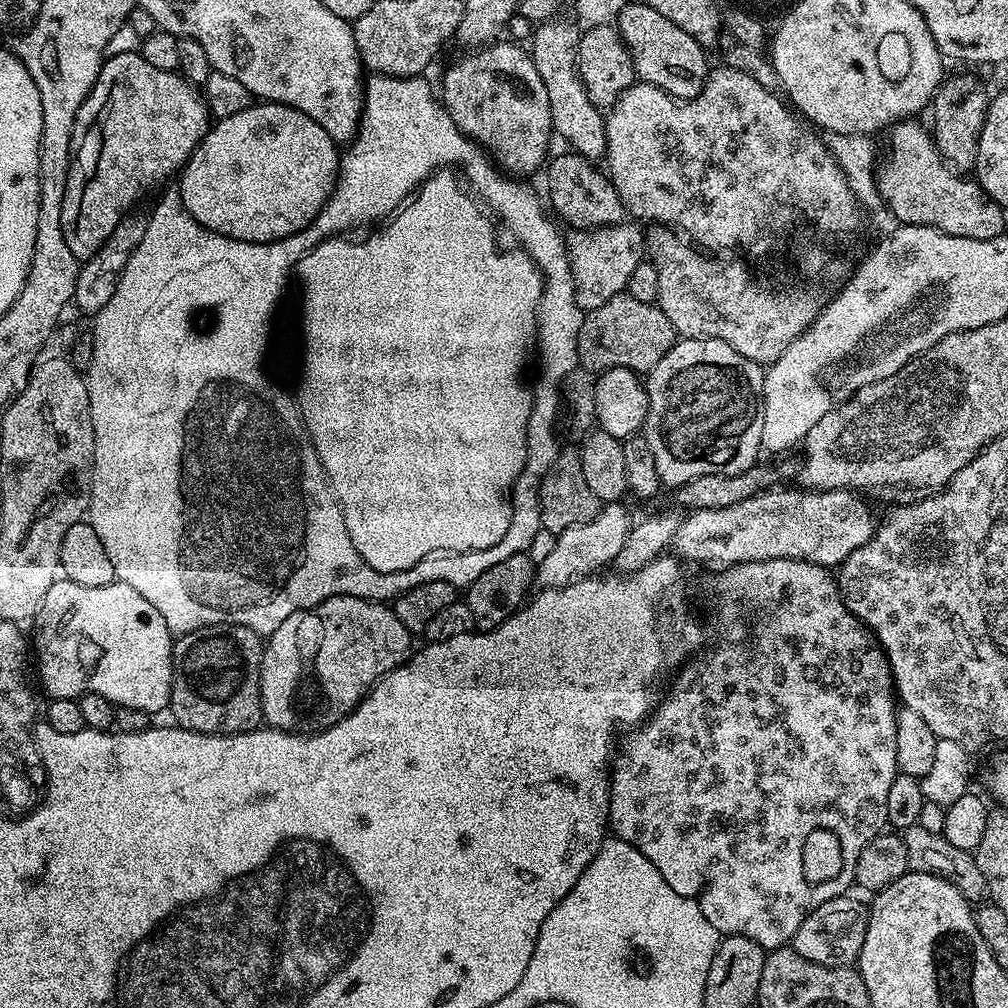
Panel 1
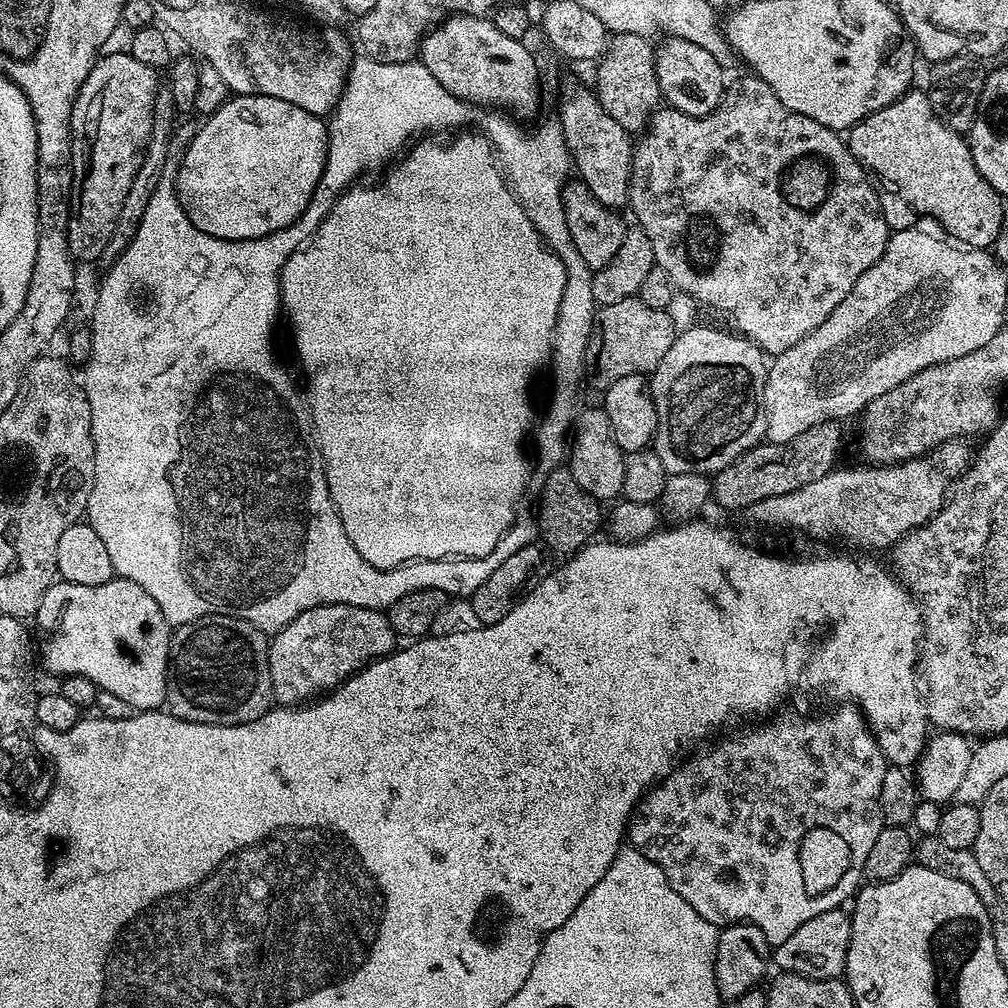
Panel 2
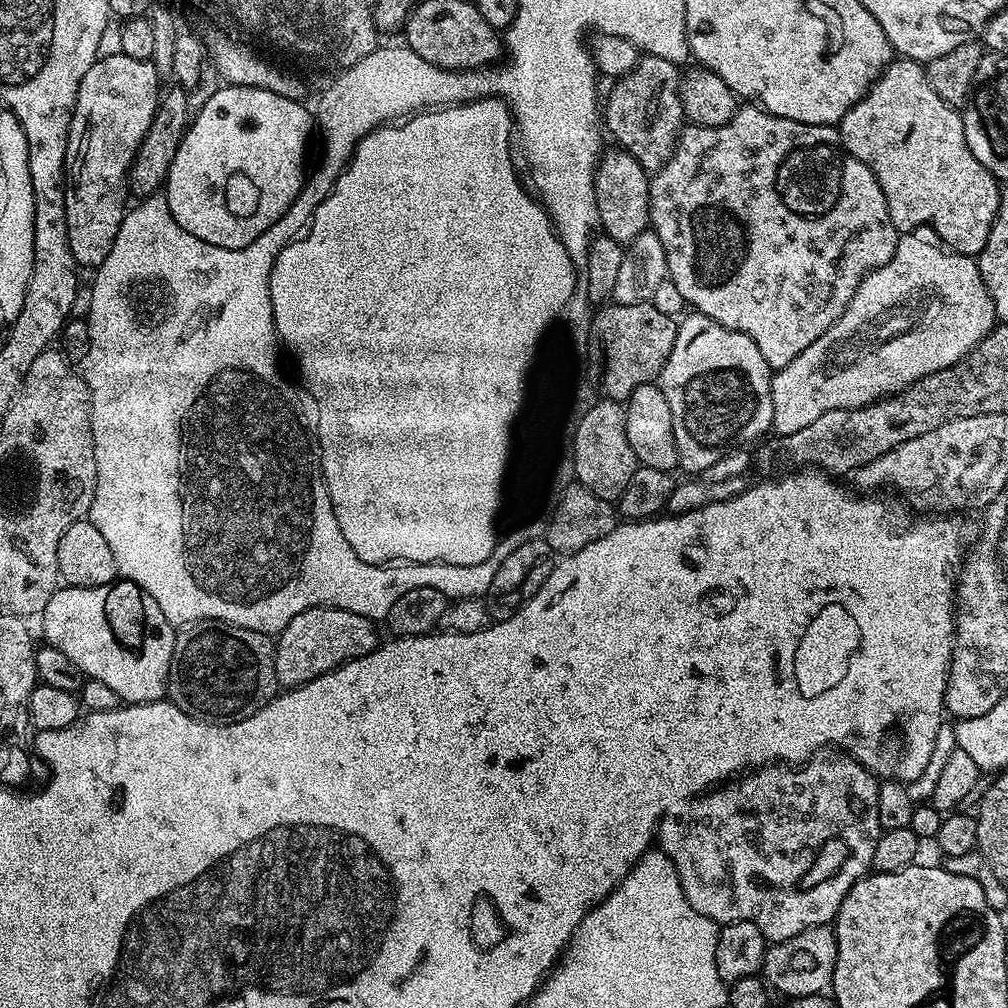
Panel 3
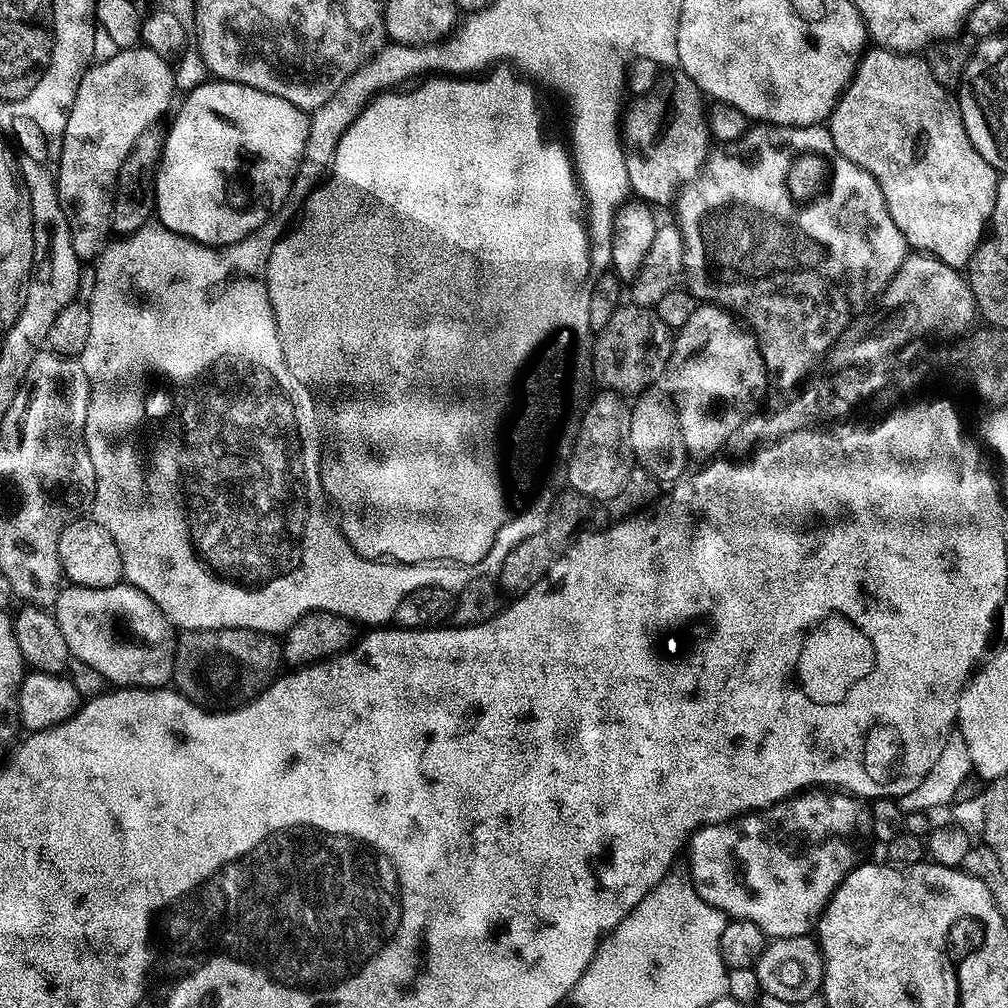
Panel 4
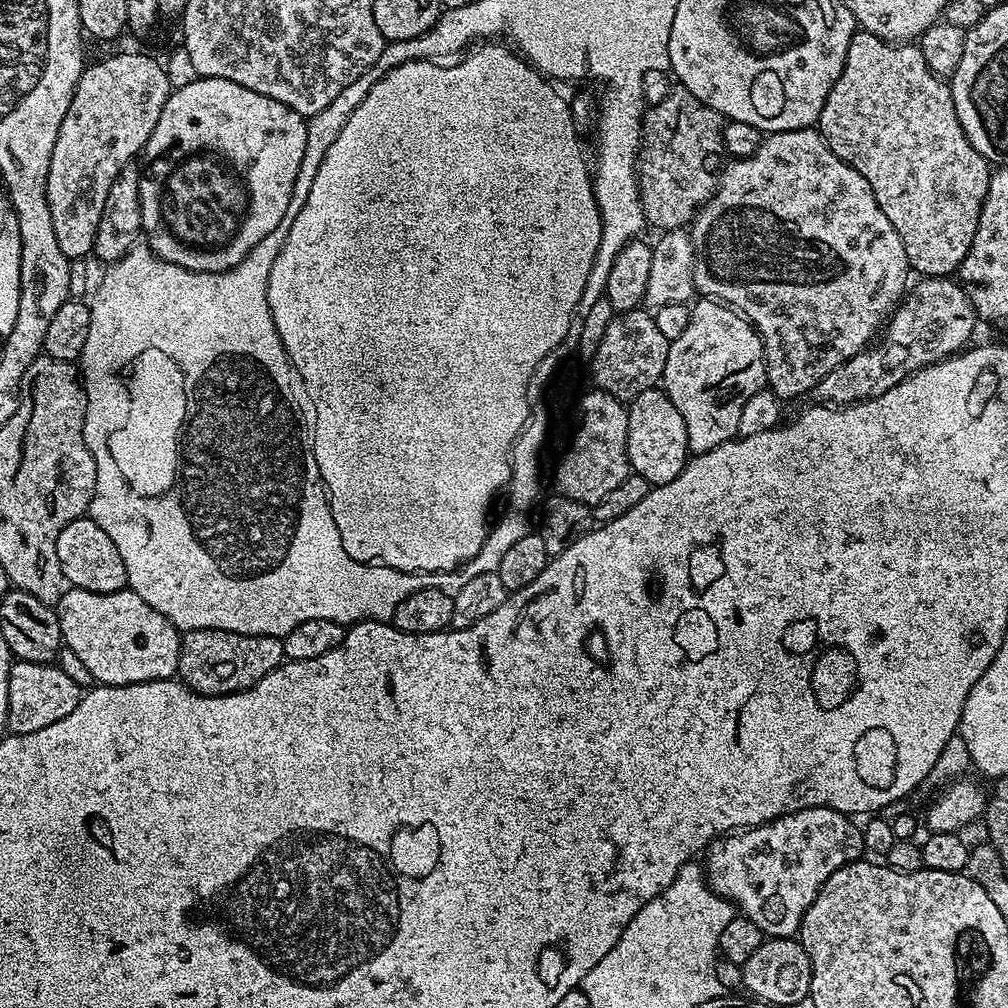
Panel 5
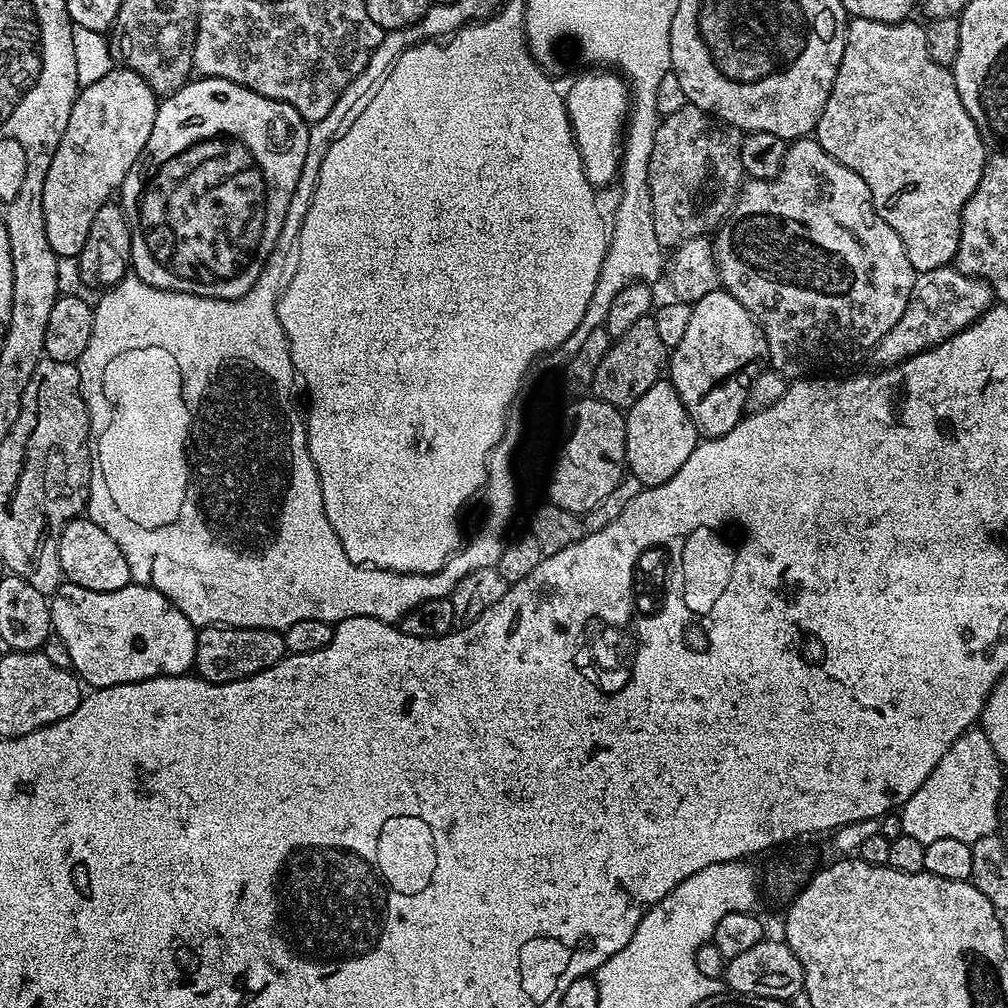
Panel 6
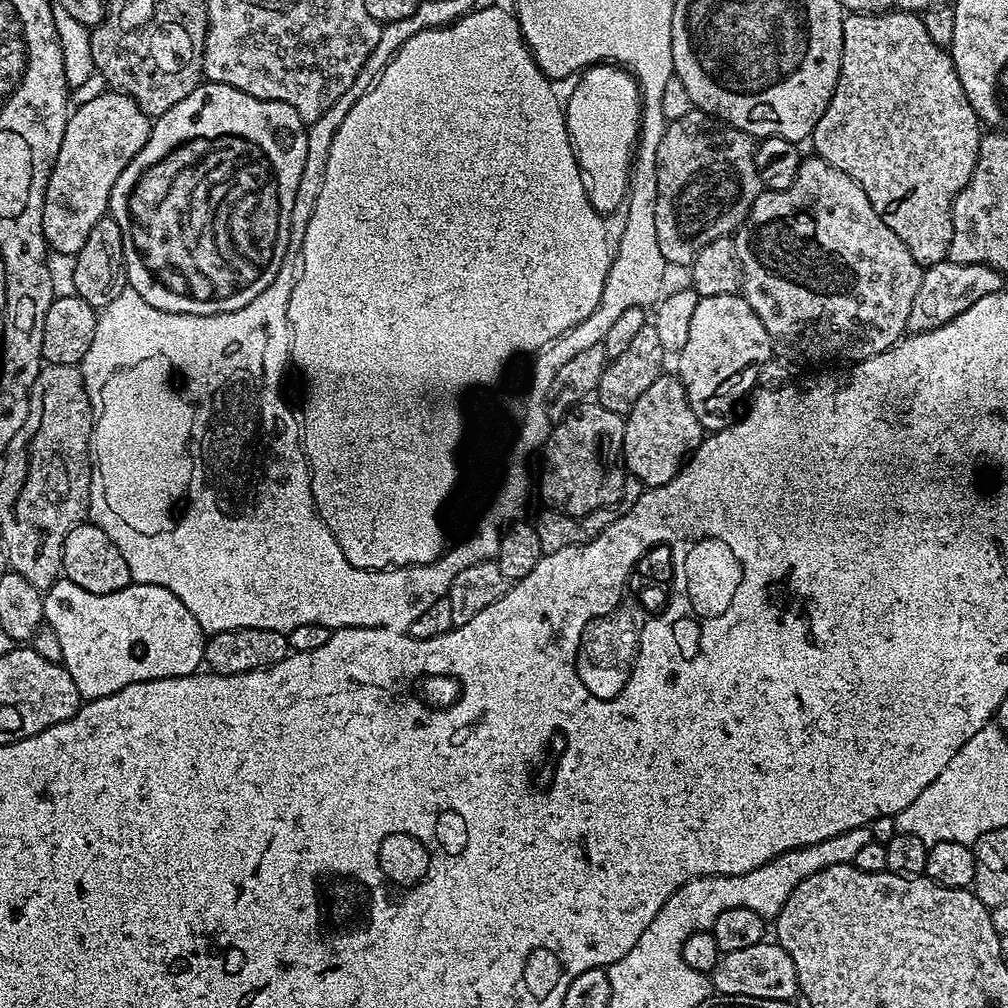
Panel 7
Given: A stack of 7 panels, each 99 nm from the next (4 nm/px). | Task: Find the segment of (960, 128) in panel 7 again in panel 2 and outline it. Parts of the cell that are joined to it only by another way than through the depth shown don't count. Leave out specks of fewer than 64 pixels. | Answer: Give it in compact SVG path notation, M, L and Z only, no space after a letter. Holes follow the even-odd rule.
M916 91L905 92L890 102L890 106L882 106L882 110L862 118L853 128L847 129L848 149L874 177L880 193L880 209L892 232L909 228L917 220L927 218L937 220L951 236L971 248L991 249L1002 230L1002 218L1006 214L1005 201L996 193L994 186L990 186L990 182L978 174L978 166L974 166L967 139L941 122L938 114L934 114L927 91Z

